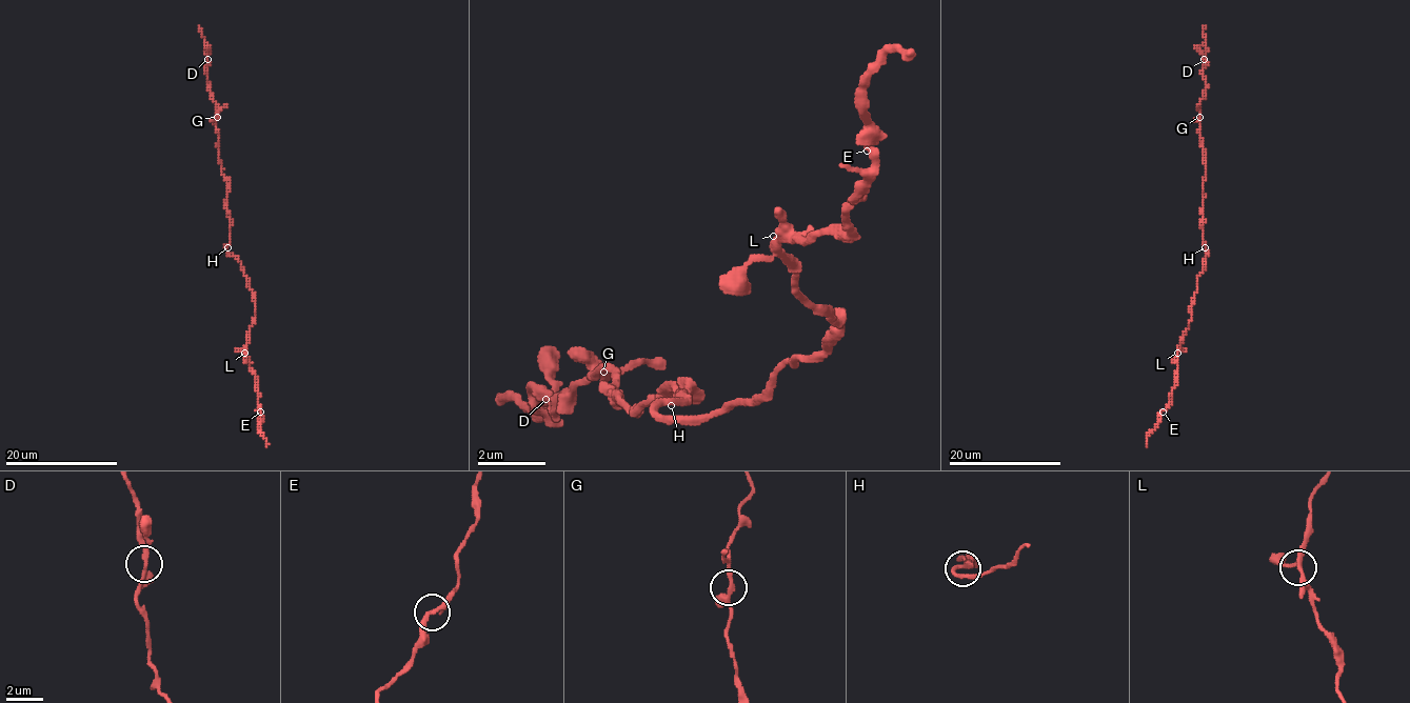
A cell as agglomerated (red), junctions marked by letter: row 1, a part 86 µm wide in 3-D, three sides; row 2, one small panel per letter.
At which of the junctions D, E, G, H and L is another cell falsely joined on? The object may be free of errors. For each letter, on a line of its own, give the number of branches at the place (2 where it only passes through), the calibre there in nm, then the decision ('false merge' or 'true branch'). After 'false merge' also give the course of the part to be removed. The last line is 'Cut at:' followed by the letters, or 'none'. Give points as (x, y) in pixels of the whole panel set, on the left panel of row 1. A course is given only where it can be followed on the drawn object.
D: 3 | 200 nm | true branch
E: 3 | 220 nm | true branch
G: 3 | 200 nm | true branch
H: 2 | 190 nm | true branch
L: 3 | 240 nm | true branch
Cut at: none

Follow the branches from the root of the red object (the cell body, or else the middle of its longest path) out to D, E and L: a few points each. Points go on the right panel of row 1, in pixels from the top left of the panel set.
D: (1205, 245), (1203, 184), (1207, 164), (1199, 132), (1199, 101), (1207, 87), (1204, 59)
E: (1205, 245), (1205, 265), (1198, 278), (1191, 321), (1178, 354), (1177, 384), (1171, 393), (1171, 403), (1163, 412)
L: (1205, 245), (1207, 258), (1191, 306), (1191, 321), (1177, 353)

